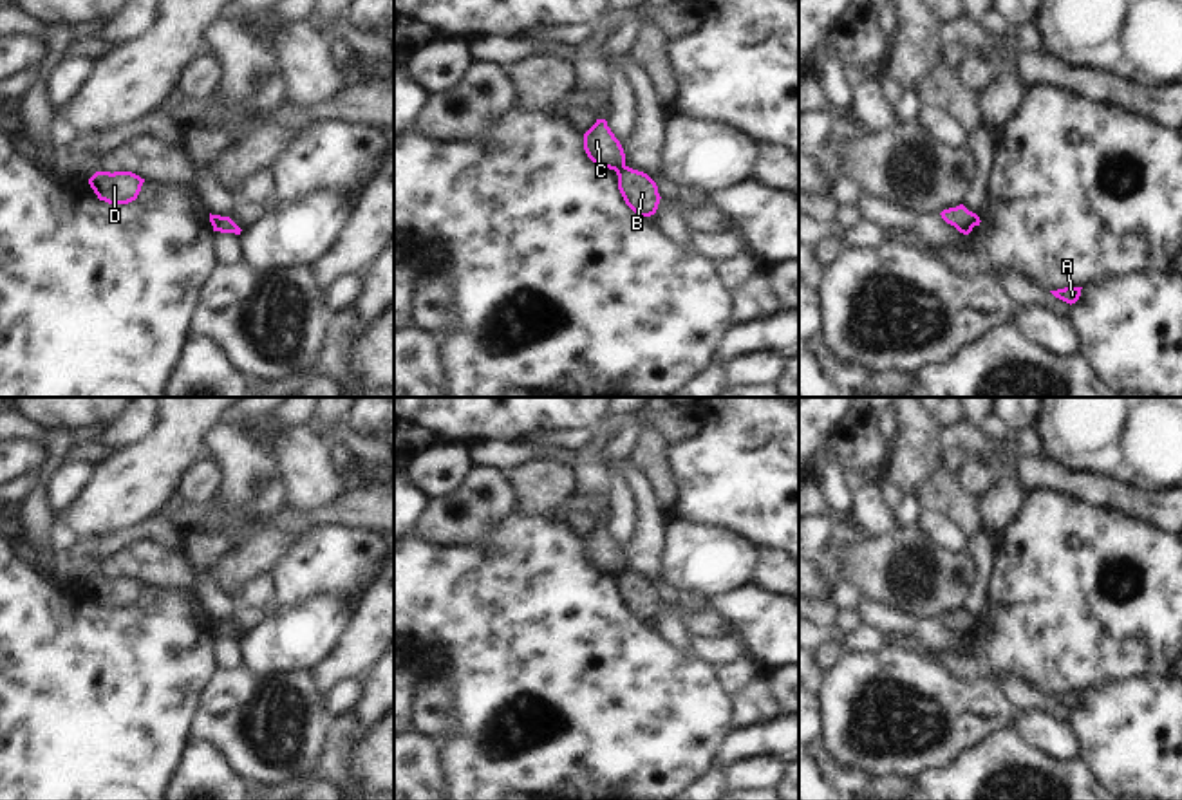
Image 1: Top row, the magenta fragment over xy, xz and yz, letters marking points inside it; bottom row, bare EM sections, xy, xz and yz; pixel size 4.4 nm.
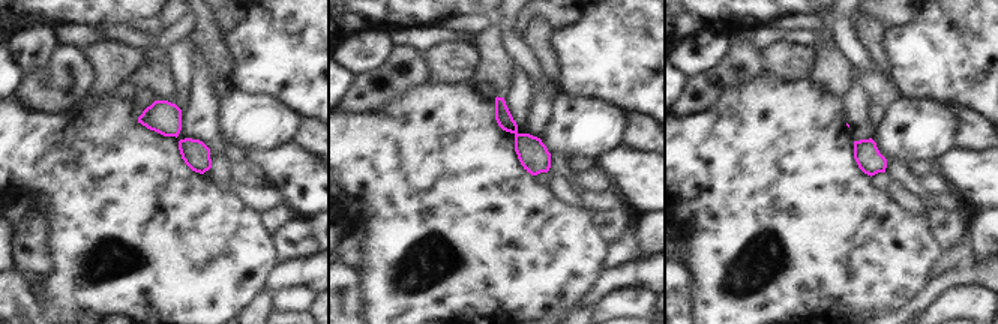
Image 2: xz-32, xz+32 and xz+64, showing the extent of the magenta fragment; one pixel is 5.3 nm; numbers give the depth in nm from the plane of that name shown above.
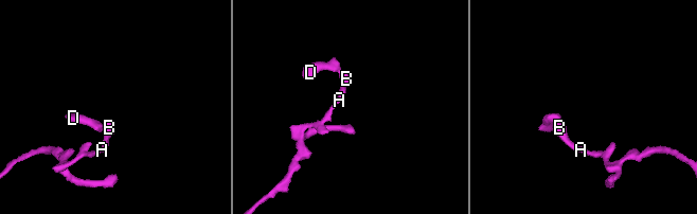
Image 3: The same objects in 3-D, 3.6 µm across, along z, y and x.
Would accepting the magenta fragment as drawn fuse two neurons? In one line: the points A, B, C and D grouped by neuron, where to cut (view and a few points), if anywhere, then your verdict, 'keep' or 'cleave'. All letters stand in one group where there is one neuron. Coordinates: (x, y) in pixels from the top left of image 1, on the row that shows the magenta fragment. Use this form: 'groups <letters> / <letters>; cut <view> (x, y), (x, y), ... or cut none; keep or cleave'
groups A B / C D; cut xz (624, 165), (615, 170); cleave

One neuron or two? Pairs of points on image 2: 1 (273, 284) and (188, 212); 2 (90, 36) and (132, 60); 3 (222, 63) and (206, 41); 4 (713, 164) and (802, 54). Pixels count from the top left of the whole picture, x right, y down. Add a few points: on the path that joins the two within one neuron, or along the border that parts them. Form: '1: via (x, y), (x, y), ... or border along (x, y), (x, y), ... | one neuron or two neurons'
1: border along (278, 261), (263, 288) | two neurons
2: border along (102, 39), (80, 47) | two neurons
3: via (218, 57), (212, 47) | one neuron
4: border along (764, 71), (785, 80), (808, 77) | two neurons

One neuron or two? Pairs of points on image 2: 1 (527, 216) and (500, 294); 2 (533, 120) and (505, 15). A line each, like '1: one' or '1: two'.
1: one
2: one

